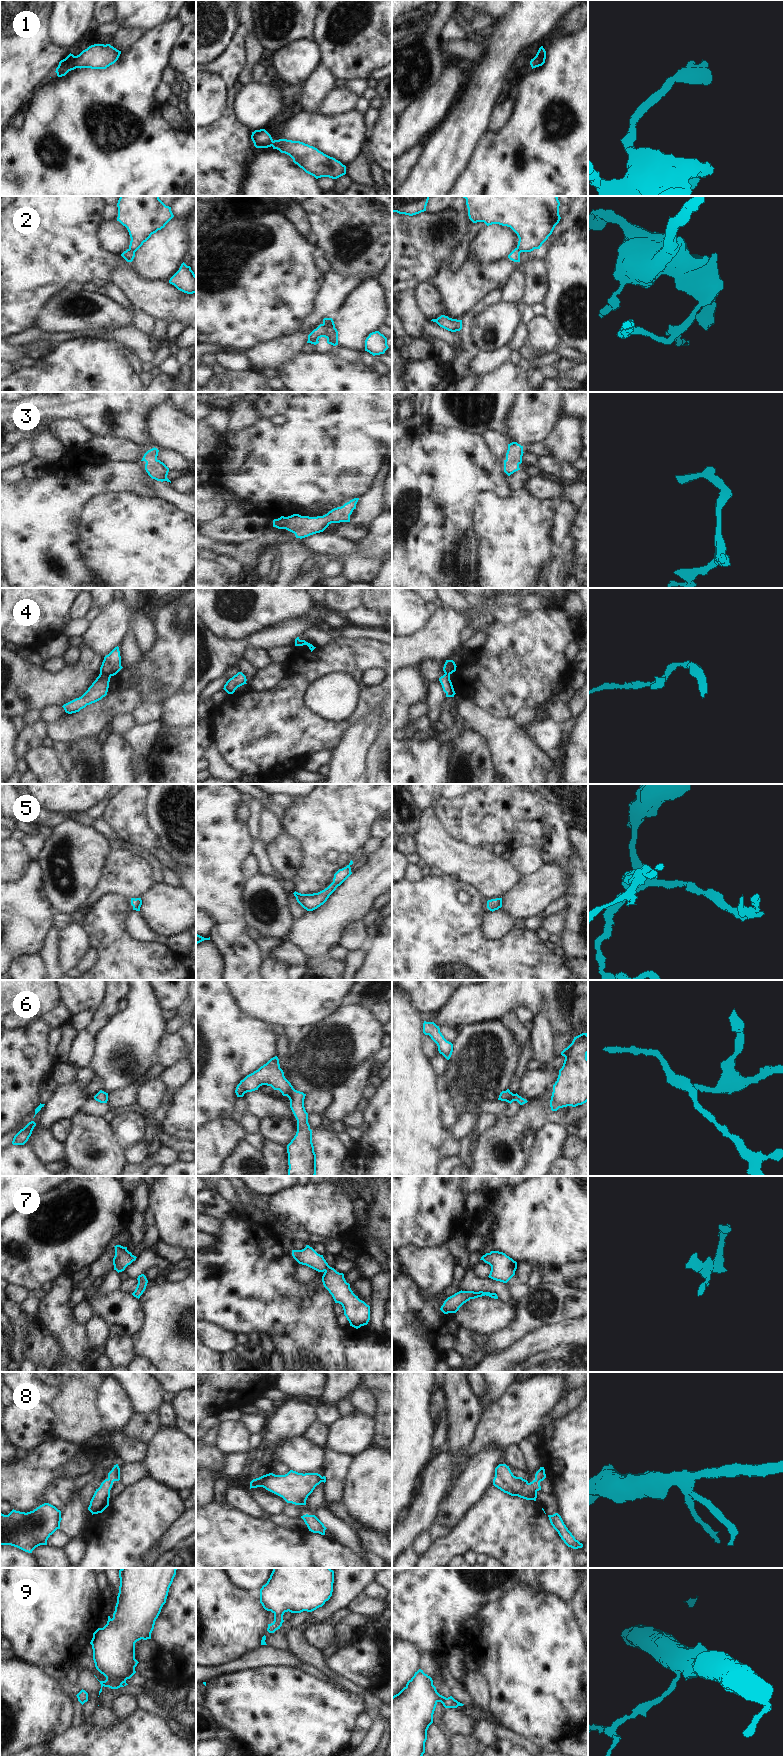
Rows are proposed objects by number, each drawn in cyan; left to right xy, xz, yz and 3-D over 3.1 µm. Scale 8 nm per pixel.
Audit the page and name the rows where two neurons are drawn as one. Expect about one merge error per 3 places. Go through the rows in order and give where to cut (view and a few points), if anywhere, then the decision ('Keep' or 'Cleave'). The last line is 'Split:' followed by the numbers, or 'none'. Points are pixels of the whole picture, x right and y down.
1: No split. Keep
2: Split along xy (129, 248), (134, 252). Cleave
3: No split. Keep
4: Split along xy (100, 672), (110, 676). Cleave
5: No split. Keep
6: No split. Keep
7: No split. Keep
8: No split. Keep
9: No split. Keep
Split: 2, 4.

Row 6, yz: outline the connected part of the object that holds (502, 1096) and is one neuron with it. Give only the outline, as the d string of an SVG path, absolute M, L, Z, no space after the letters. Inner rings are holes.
M507 1089L506 1091L502 1091L499 1095L498 1100L506 1101L510 1104L513 1101L517 1101L520 1105L523 1105L528 1102L526 1099L522 1098L517 1093L513 1094L509 1089Z

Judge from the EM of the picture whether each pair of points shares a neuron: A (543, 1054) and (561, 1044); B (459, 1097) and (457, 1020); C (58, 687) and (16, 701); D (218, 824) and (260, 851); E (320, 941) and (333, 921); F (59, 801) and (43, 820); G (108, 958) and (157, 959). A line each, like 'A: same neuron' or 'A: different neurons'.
A: different neurons
B: different neurons
C: same neuron
D: different neurons
E: same neuron
F: different neurons
G: same neuron

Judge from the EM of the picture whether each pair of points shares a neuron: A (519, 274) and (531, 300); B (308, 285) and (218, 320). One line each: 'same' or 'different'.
A: different
B: same

